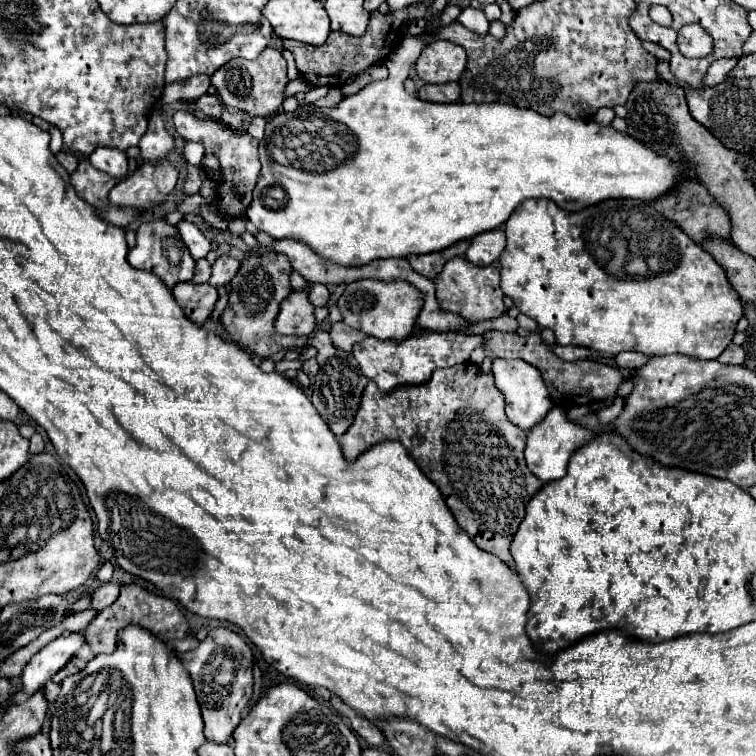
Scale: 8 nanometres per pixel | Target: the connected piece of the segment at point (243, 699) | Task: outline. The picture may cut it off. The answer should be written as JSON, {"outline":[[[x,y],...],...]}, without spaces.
{"outline":[[[214,628],[208,632],[208,636],[200,642],[196,650],[186,652],[180,658],[194,682],[194,690],[206,724],[206,740],[216,744],[228,744],[242,716],[250,710],[250,700],[254,694],[250,646],[238,632],[230,628]]]}

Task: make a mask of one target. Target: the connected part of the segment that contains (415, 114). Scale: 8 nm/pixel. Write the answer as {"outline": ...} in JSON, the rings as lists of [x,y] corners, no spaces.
{"outline":[[[430,8],[426,10],[424,32],[418,36],[408,34],[400,46],[387,57],[386,64],[388,64],[390,76],[386,80],[370,82],[360,92],[356,92],[352,96],[344,96],[340,100],[340,104],[334,108],[318,108],[318,106],[310,104],[310,106],[300,106],[296,112],[292,112],[292,118],[288,118],[286,112],[274,114],[270,118],[270,122],[266,124],[266,134],[260,140],[260,162],[262,162],[260,178],[254,188],[254,200],[246,212],[246,216],[258,230],[262,230],[278,240],[280,238],[296,238],[298,242],[304,242],[306,246],[310,246],[322,260],[328,260],[332,264],[346,266],[346,268],[358,268],[372,260],[380,260],[380,258],[406,258],[406,256],[414,256],[414,254],[418,256],[418,254],[438,252],[460,240],[472,238],[480,232],[494,230],[510,218],[510,214],[514,212],[514,208],[520,202],[524,202],[528,198],[550,198],[558,206],[564,206],[564,210],[582,210],[594,202],[608,200],[608,198],[654,200],[654,198],[666,194],[680,180],[680,176],[688,172],[680,164],[668,160],[666,156],[654,154],[650,148],[646,148],[638,140],[630,138],[628,134],[620,134],[620,132],[612,130],[610,126],[598,126],[592,120],[590,122],[574,120],[574,118],[568,118],[566,114],[554,114],[554,116],[546,118],[532,110],[516,108],[516,106],[508,106],[508,104],[500,104],[500,102],[494,102],[494,104],[464,104],[464,102],[430,104],[430,102],[410,96],[404,90],[404,78],[408,76],[410,66],[418,60],[420,52],[424,50],[426,38],[430,38],[438,32],[440,16],[442,16],[442,12],[432,12]]]}

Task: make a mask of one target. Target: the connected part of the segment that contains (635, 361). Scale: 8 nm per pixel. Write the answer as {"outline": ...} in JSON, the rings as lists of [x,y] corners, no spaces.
{"outline":[[[620,352],[620,354],[616,356],[616,366],[636,370],[636,368],[640,368],[644,362],[648,362],[650,358],[652,358],[652,356],[638,354],[638,352]]]}

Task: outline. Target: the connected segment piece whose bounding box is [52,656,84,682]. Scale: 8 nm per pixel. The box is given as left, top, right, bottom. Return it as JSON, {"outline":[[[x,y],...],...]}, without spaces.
{"outline":[[[74,656],[74,658],[72,658],[72,660],[70,660],[70,662],[68,662],[60,672],[58,672],[52,680],[54,680],[54,682],[62,682],[66,676],[76,674],[76,672],[80,672],[82,668],[84,668],[84,660],[82,660],[80,656]]]}

